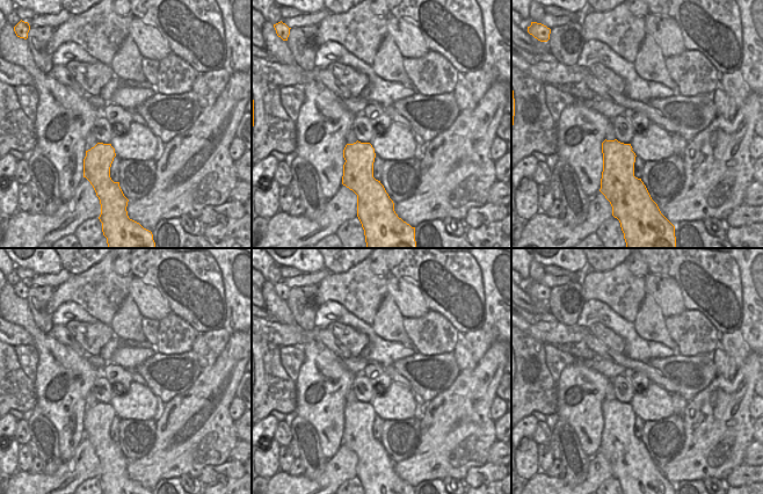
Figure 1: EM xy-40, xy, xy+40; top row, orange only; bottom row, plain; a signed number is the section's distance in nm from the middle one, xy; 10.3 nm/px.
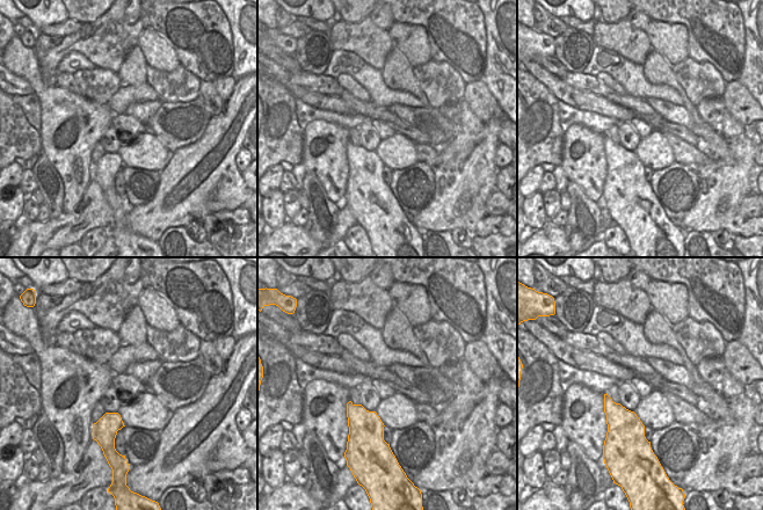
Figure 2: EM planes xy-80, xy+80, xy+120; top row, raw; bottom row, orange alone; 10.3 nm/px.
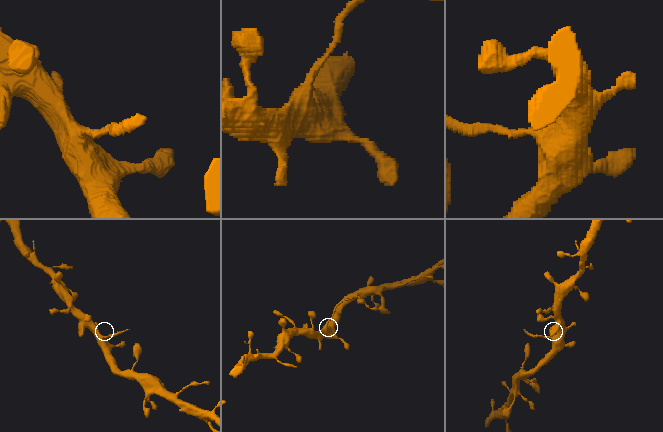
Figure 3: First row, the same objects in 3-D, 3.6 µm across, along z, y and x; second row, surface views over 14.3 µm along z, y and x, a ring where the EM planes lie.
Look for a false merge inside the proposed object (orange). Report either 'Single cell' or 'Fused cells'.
Fused cells

